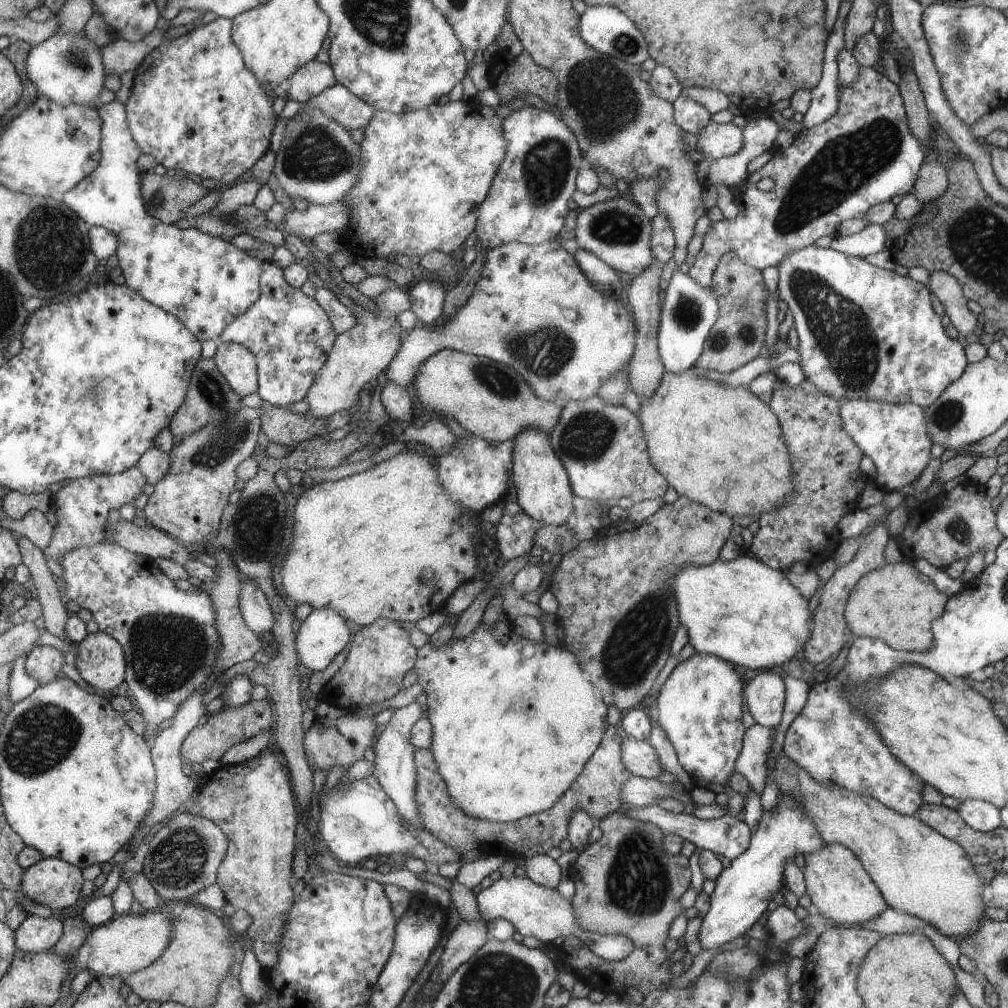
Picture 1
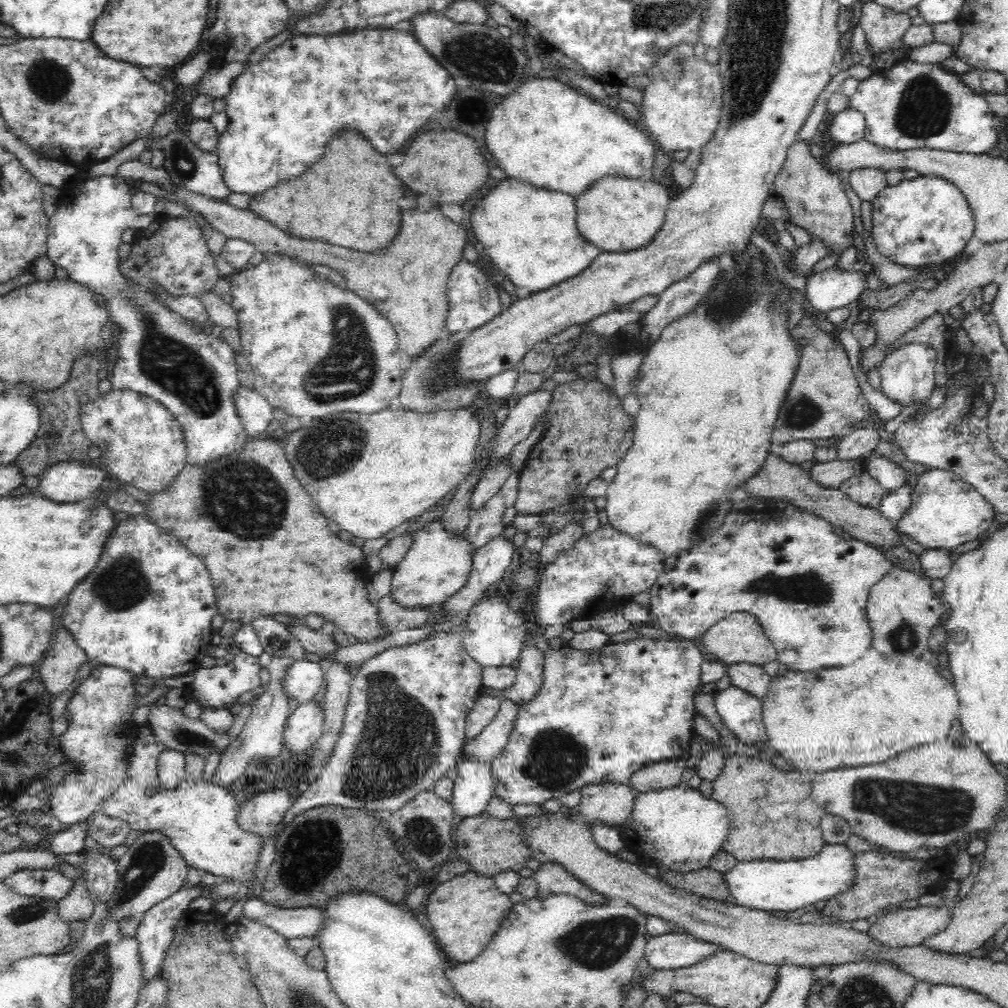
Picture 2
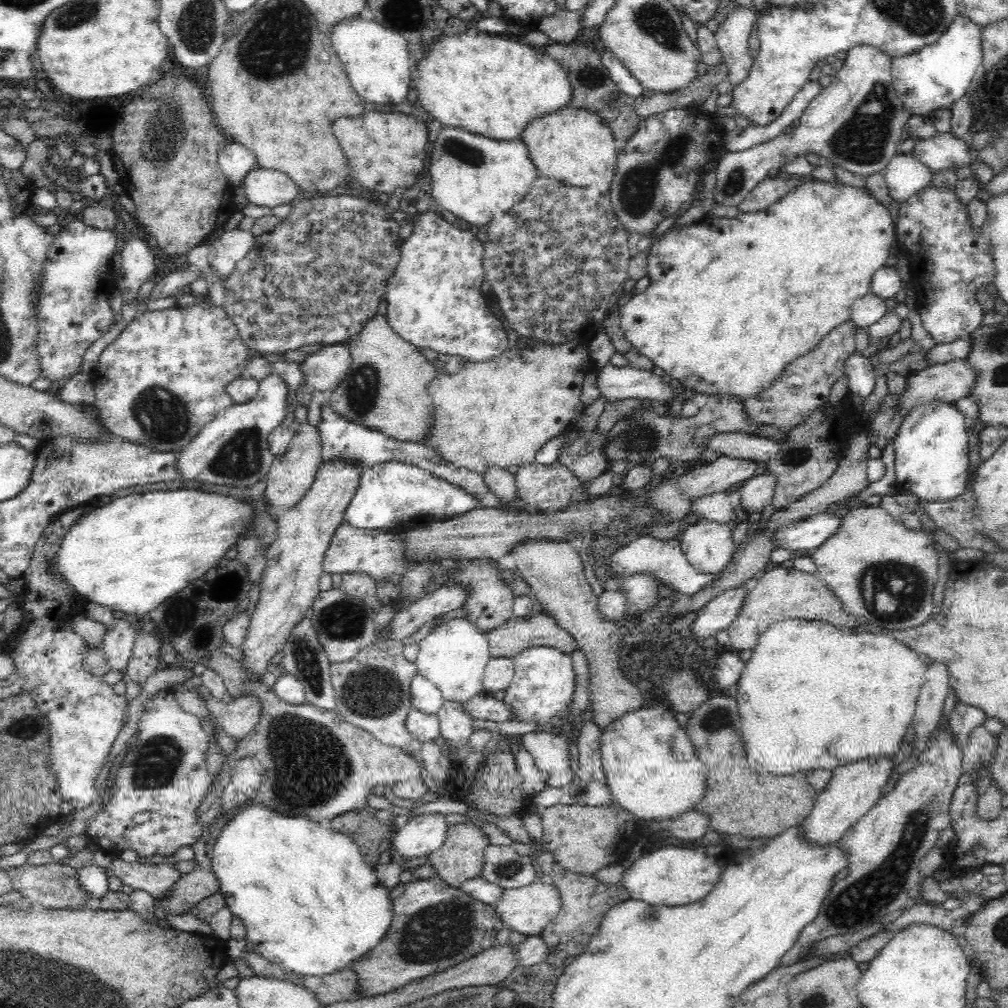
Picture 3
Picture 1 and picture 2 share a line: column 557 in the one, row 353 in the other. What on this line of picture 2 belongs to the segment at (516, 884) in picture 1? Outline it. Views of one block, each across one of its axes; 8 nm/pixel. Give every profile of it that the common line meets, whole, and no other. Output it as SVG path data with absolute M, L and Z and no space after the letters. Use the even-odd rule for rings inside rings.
M910 344L897 351L881 362L879 366L881 383L879 389L888 398L902 406L924 404L932 396L934 387L934 364L936 364L936 351L924 344Z

